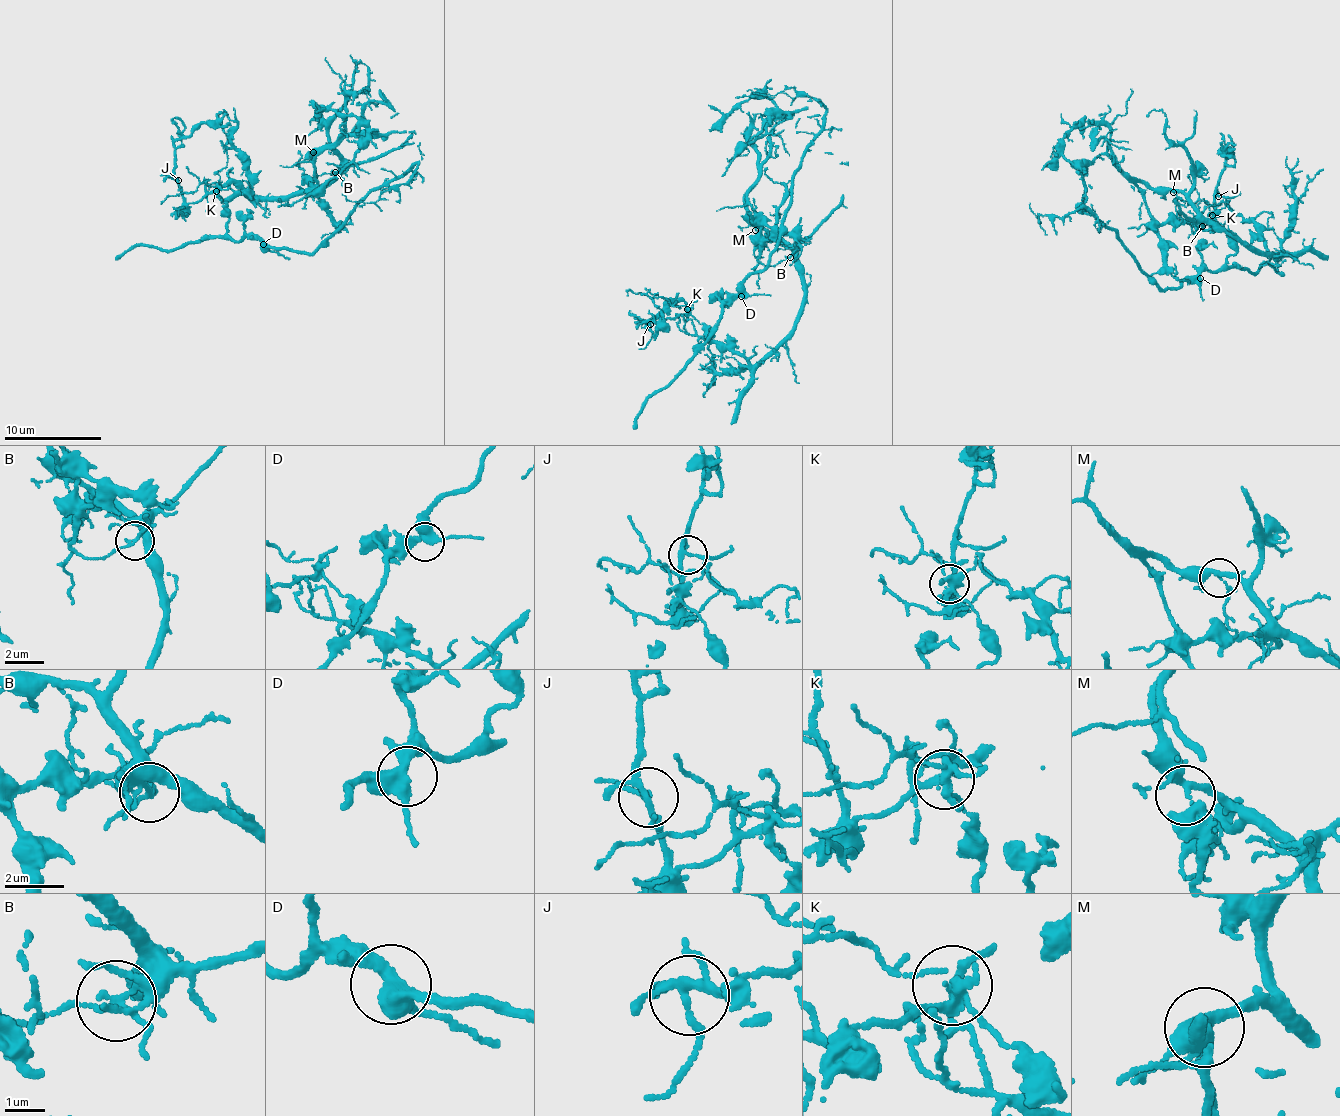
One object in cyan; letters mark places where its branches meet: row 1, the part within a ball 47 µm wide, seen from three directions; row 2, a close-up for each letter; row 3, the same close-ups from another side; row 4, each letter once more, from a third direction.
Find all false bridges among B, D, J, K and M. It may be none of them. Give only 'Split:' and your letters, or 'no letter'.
Split: B, K

